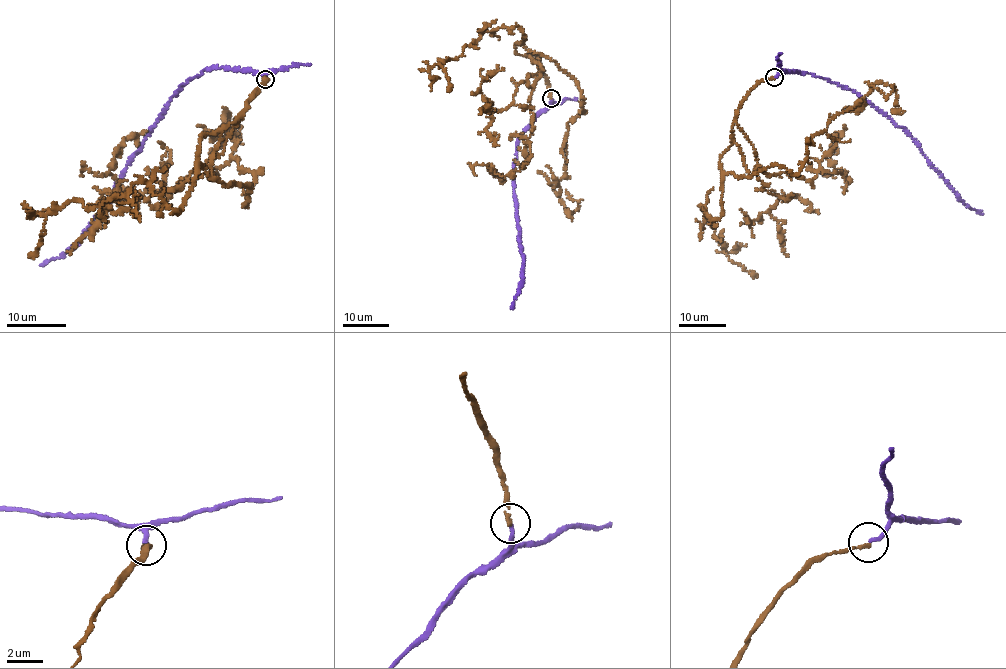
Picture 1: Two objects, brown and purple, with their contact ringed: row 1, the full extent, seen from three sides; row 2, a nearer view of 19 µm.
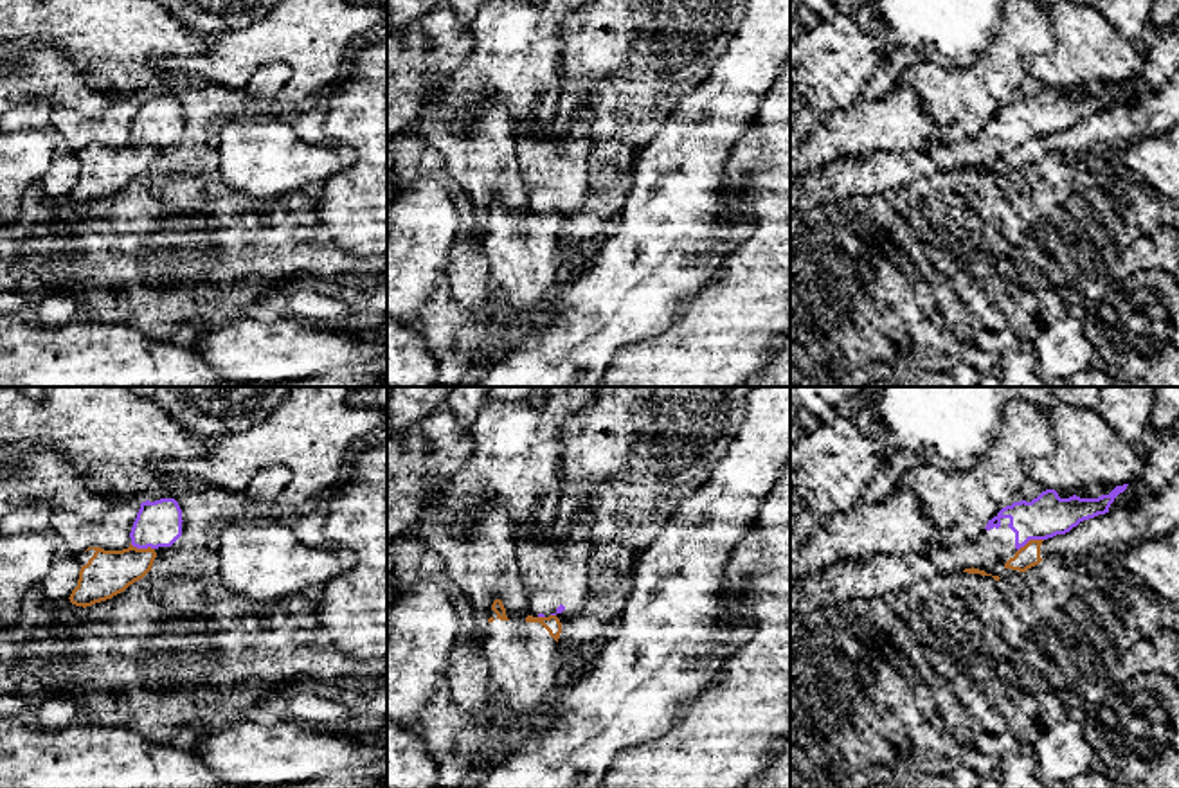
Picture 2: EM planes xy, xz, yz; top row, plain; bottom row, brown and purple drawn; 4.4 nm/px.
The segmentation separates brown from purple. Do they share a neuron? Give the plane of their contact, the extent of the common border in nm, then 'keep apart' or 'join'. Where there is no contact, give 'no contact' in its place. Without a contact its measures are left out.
yz | 130 nm | keep apart

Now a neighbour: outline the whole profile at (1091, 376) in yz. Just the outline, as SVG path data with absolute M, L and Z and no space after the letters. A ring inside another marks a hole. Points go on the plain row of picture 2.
M1087 369L1069 378L1058 378L1049 387L1121 387L1118 380L1105 371Z

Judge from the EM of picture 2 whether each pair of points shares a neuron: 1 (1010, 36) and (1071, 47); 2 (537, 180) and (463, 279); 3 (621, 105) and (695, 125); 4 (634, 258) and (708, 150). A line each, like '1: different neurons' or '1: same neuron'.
1: different neurons
2: different neurons
3: different neurons
4: same neuron

